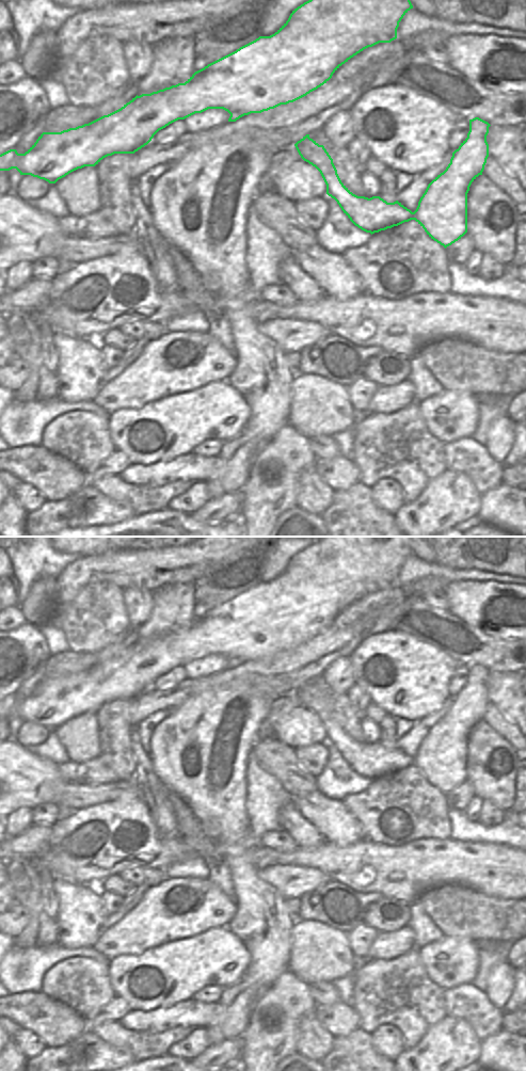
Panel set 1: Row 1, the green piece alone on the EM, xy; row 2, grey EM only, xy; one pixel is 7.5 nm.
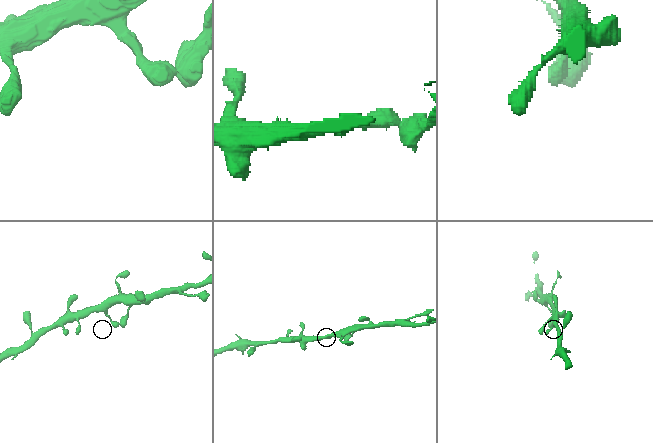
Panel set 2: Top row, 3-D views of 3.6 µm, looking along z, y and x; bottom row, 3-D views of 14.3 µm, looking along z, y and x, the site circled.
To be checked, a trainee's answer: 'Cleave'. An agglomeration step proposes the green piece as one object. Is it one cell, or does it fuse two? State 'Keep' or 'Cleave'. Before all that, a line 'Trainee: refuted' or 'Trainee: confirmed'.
Trainee: refuted
Keep

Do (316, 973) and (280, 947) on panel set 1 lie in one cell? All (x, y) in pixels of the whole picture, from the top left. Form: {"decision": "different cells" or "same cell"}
{"decision": "different cells"}

